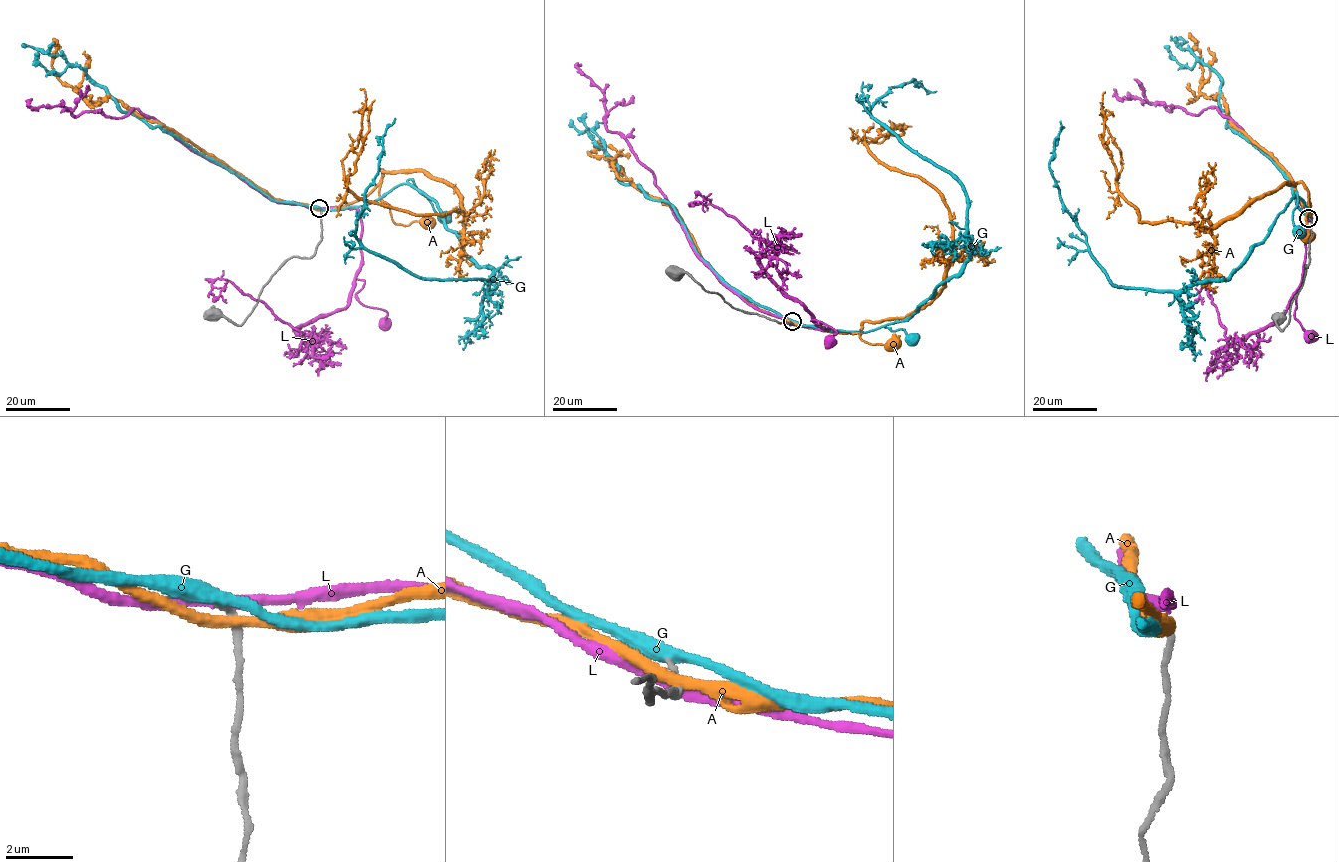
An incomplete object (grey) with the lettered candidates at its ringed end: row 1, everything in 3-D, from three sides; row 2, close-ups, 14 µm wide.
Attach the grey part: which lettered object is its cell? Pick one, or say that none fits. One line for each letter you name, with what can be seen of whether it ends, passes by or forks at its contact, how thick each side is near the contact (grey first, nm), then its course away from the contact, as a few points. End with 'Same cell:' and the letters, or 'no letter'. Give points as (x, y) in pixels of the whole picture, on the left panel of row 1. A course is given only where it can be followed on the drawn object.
Same cell: no letter

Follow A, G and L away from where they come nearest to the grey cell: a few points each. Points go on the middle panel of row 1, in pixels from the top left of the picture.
A: (792, 323), (832, 332), (860, 333), (861, 340), (871, 344), (892, 344)
G: (792, 321), (824, 329), (869, 332), (883, 326), (890, 330), (904, 330), (912, 340)
L: (793, 323), (830, 327), (815, 322), (822, 322), (812, 320), (834, 328), (831, 341)

